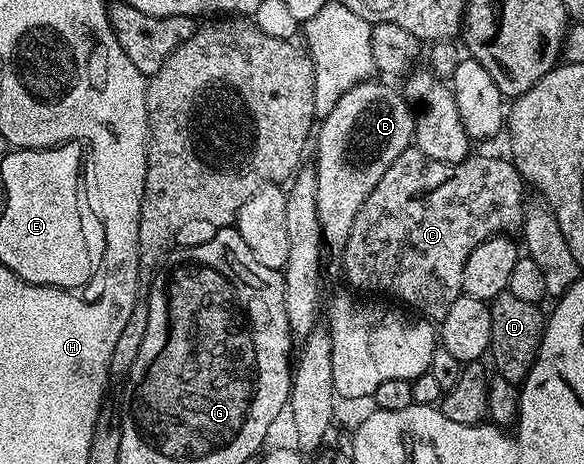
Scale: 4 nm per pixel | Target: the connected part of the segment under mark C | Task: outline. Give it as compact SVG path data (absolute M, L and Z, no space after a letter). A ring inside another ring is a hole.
M413 147L404 150L392 167L380 175L380 183L372 187L372 195L364 199L364 207L360 207L352 223L352 235L348 235L348 243L342 248L340 260L346 268L349 288L363 289L366 295L387 293L399 297L403 306L411 305L406 307L427 321L442 322L444 315L448 315L448 307L463 296L462 272L468 255L489 237L509 234L522 224L524 182L513 160L503 157L471 155L453 165L428 159Z

